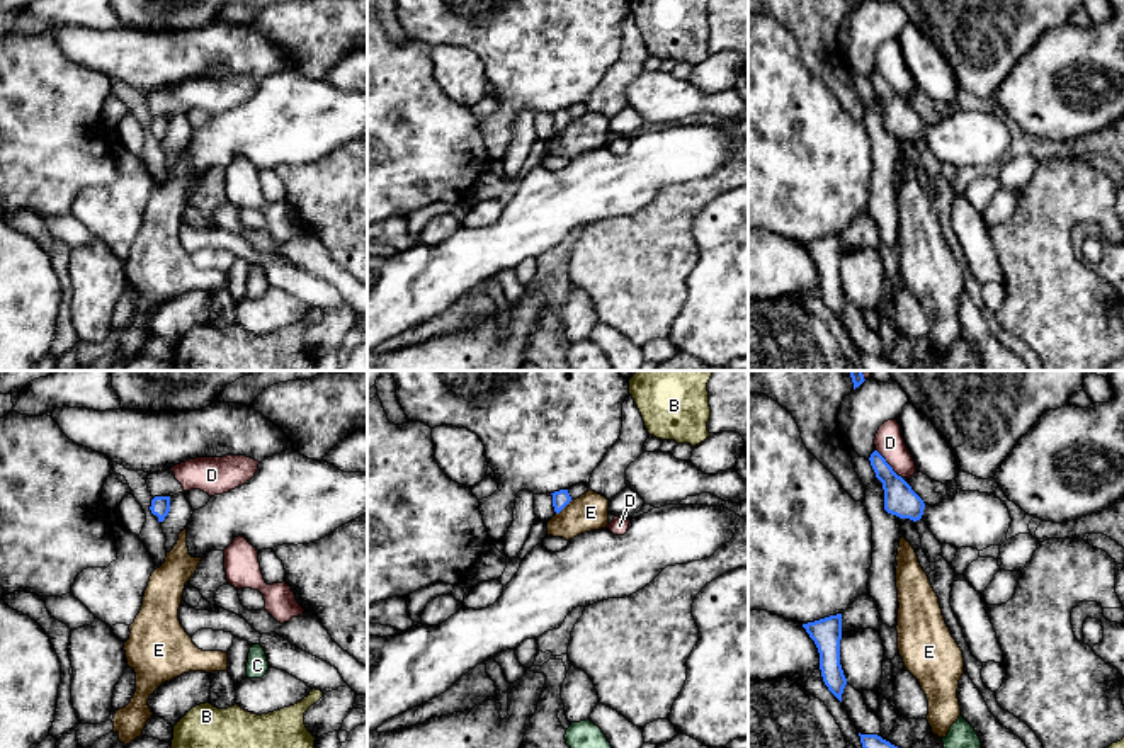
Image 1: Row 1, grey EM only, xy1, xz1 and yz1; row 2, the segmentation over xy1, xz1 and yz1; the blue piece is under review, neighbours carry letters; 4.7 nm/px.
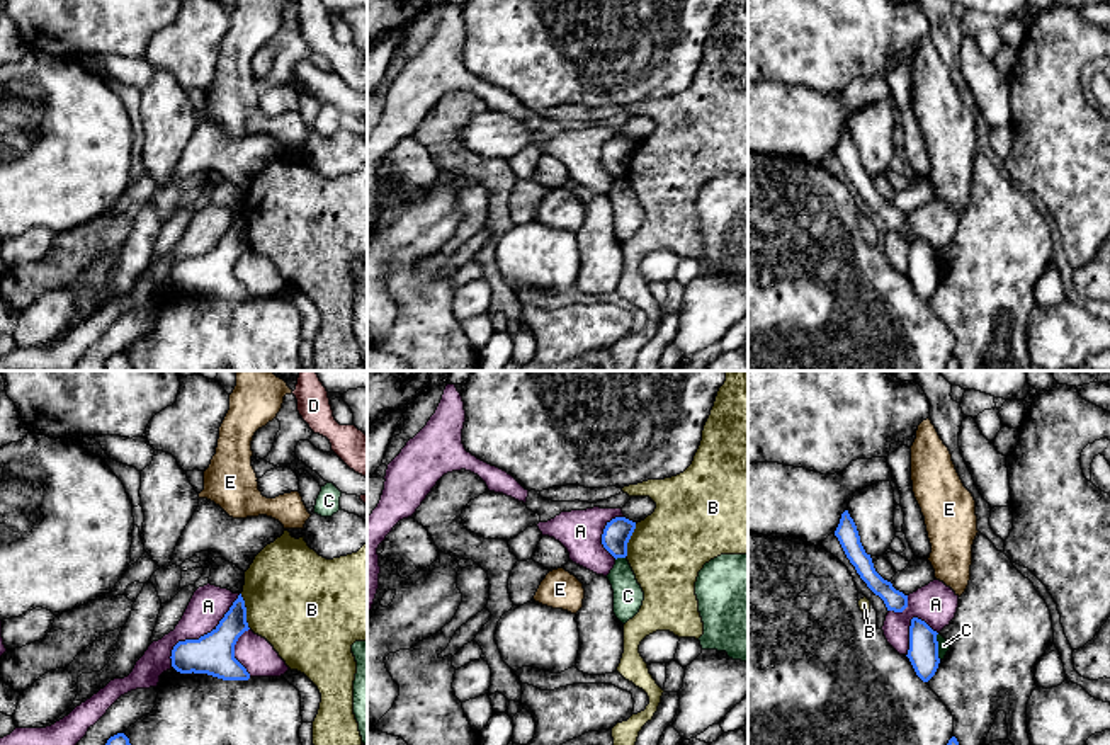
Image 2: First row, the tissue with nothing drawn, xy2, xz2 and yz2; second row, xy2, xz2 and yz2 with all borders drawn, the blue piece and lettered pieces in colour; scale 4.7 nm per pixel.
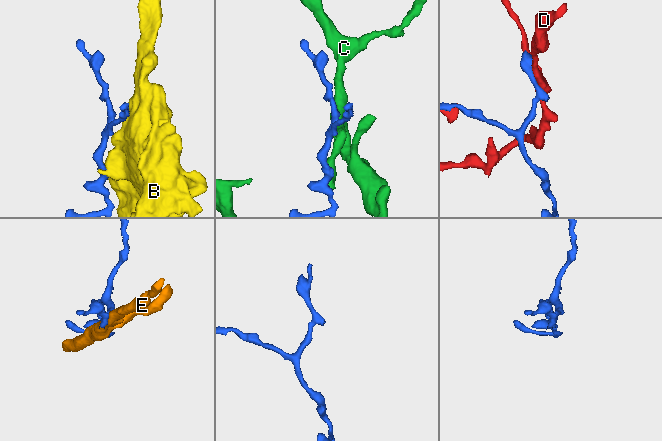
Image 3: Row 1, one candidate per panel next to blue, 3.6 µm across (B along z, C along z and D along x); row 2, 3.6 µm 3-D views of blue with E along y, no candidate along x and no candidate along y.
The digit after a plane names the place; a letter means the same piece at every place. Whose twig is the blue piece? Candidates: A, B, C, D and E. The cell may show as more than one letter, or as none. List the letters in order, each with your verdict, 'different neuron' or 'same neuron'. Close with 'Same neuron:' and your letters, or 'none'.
A: different neuron
B: different neuron
C: different neuron
D: different neuron
E: different neuron
Same neuron: none

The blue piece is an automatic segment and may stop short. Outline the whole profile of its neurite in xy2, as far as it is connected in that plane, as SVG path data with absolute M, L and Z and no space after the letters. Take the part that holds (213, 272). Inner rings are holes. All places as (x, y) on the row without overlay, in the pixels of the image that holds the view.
M241 213L219 243L199 259L178 260L172 269L172 286L180 293L207 293L223 299L248 299L250 293L235 277L238 257L248 250Z

